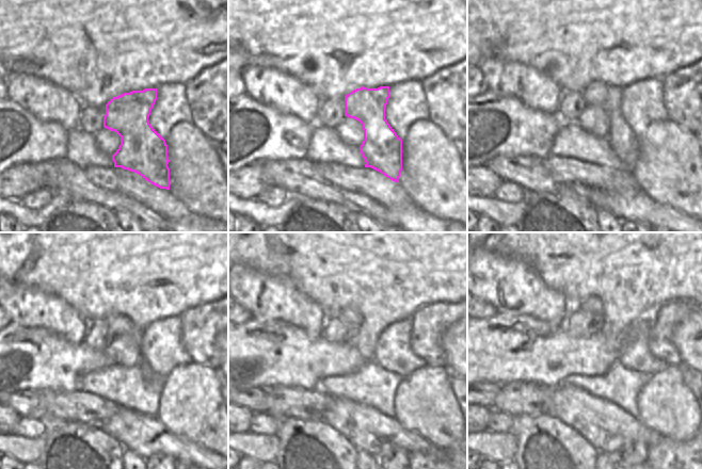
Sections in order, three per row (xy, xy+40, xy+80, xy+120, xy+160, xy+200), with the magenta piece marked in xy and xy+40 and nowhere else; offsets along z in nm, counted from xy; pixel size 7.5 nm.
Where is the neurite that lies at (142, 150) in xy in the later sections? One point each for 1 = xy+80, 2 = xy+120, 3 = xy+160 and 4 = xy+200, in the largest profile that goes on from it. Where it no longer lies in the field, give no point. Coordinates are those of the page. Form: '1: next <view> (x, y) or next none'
1: next xy+80 (622, 140)
2: next xy+120 (117, 325)
3: next xy+160 (352, 317)
4: next xy+200 (593, 305)

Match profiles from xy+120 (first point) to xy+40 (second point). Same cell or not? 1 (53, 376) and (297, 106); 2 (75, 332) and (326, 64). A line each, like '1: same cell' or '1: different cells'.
1: different cells
2: different cells

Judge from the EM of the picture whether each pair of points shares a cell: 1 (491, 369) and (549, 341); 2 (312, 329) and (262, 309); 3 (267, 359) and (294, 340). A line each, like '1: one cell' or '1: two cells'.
1: one cell
2: one cell
3: one cell

